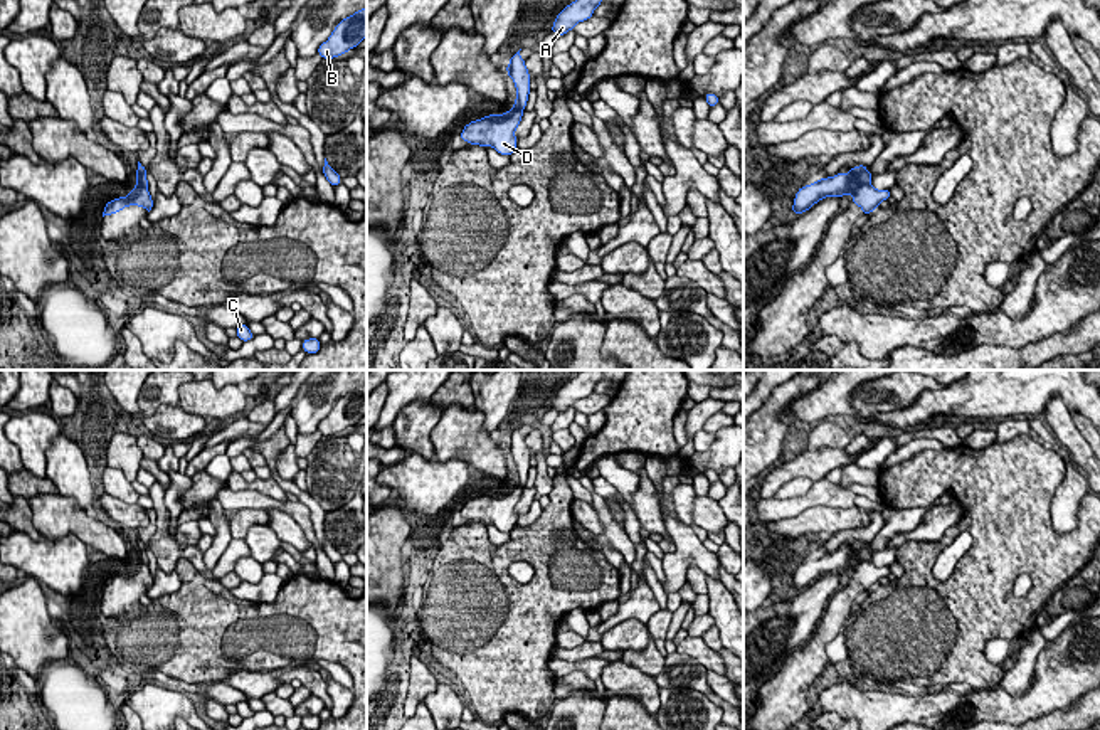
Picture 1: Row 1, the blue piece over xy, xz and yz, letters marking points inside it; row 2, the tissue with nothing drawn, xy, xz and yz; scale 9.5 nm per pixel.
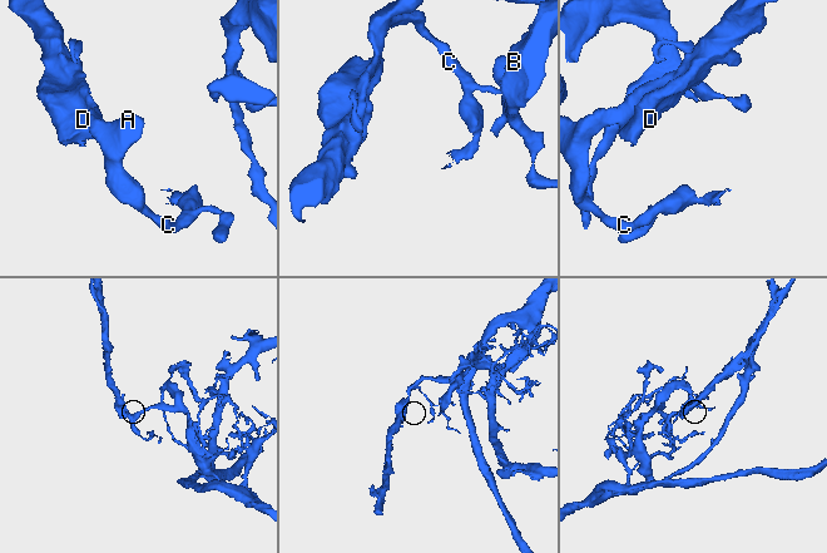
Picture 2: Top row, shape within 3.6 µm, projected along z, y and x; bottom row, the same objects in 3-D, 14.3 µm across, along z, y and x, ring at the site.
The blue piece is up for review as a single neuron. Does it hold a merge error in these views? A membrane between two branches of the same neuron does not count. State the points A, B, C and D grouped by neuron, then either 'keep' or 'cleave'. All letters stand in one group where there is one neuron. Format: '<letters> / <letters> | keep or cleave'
A B C / D | cleave

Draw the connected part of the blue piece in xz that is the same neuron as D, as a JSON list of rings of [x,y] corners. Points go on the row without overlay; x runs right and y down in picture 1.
[[[513,483],[505,491],[488,491],[481,496],[471,498],[459,510],[463,518],[479,523],[493,523],[500,532],[510,533],[518,516],[515,506],[523,493],[523,486]]]

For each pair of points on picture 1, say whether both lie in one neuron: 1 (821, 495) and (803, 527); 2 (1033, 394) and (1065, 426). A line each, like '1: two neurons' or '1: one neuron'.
1: two neurons
2: two neurons

